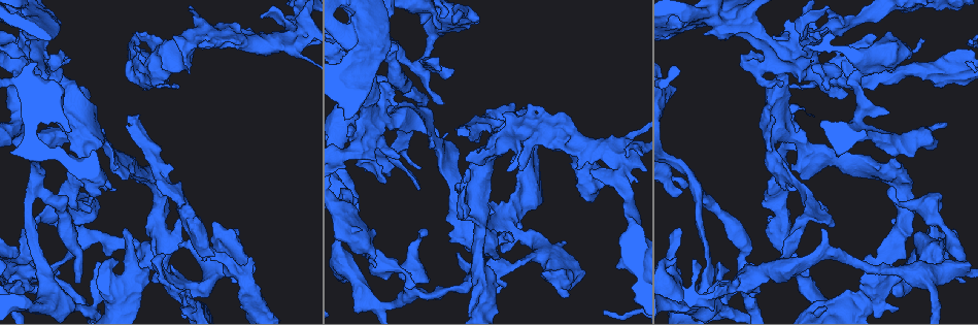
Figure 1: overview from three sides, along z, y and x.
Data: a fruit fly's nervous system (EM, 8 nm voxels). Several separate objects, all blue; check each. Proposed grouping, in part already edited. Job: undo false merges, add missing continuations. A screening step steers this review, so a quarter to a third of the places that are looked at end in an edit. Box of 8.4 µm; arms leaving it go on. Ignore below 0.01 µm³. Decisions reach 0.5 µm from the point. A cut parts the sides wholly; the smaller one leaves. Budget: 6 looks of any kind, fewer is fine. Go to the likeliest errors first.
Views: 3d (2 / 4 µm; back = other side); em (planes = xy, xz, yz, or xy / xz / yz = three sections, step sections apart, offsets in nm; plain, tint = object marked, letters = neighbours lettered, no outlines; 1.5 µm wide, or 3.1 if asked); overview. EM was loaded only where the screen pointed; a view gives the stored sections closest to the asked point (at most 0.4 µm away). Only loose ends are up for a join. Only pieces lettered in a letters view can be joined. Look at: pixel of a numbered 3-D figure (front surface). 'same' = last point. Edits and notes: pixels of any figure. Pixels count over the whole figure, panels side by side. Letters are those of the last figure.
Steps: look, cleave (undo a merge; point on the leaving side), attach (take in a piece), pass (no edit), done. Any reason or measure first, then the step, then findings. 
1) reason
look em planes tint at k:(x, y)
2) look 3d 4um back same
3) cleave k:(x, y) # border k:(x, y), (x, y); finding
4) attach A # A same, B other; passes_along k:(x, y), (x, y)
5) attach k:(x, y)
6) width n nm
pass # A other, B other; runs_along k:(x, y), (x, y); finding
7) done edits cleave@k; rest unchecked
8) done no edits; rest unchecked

abrupt turn
look 3d 4um back at 1:(534, 239)

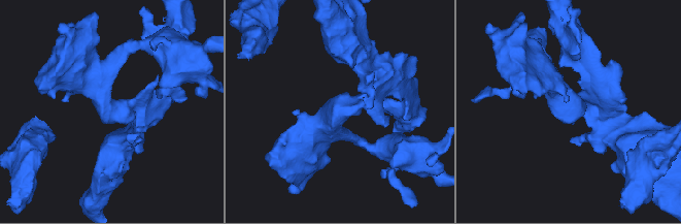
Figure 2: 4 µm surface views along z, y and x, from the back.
look em planes letters at 2:(112, 111)

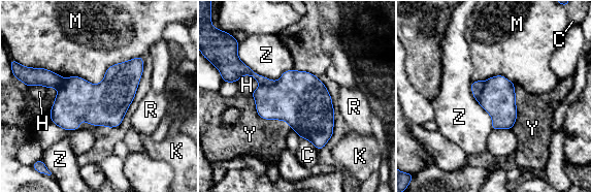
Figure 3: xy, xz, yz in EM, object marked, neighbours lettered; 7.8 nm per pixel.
width 240 nm
cleave 3:(477, 86) # C other, H other, K other, M other, R other, Y other, Z other; a second cell is stuck on

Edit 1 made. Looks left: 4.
see it whole again
look overview

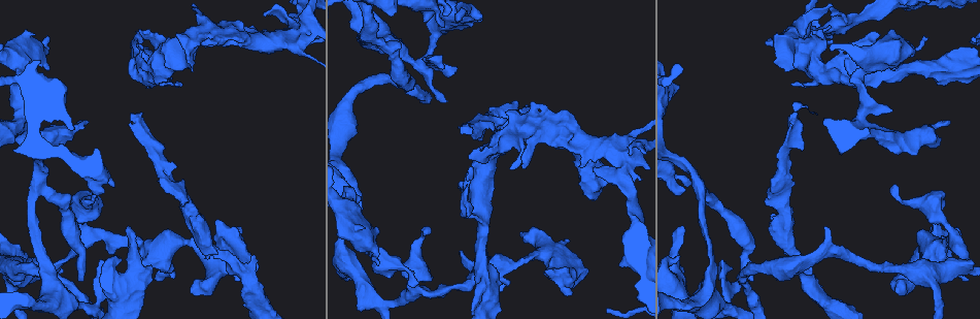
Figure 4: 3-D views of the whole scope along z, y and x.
abrupt turn
look 3d 4um at 4:(182, 200)

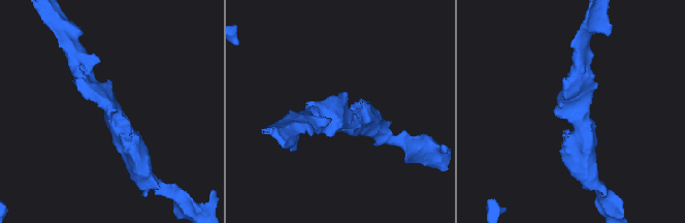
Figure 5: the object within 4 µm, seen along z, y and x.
need the tissue
look em yz step 4 tint at 5:(342, 118)

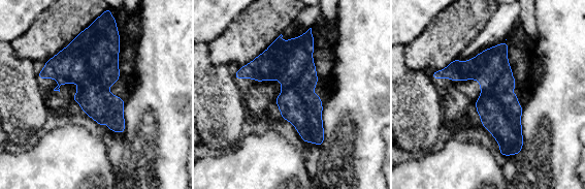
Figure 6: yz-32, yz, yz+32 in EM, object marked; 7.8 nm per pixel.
look em planes letters same

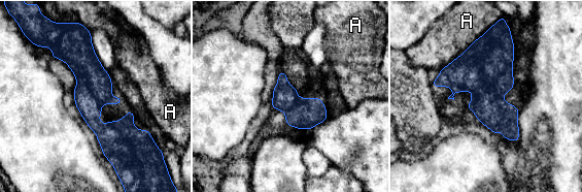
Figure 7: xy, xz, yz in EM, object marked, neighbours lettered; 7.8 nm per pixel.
pass # A other; runs_along 7:(48, 23), (91, 75), (101, 129); one cell here

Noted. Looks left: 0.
done edits cleave@3; rest unchecked

